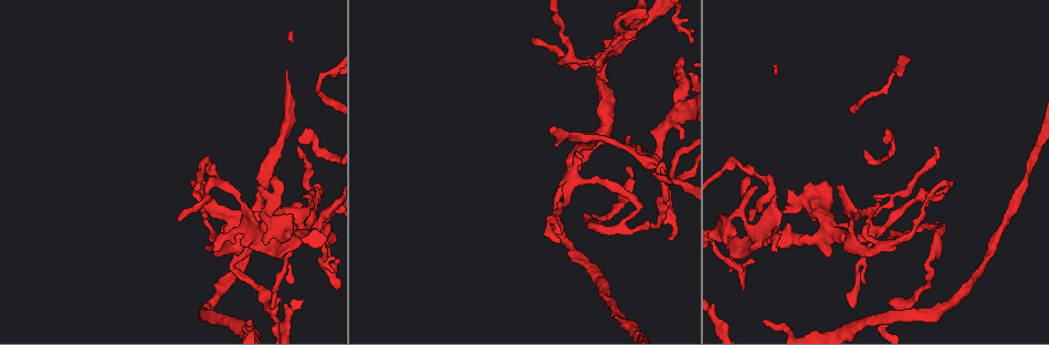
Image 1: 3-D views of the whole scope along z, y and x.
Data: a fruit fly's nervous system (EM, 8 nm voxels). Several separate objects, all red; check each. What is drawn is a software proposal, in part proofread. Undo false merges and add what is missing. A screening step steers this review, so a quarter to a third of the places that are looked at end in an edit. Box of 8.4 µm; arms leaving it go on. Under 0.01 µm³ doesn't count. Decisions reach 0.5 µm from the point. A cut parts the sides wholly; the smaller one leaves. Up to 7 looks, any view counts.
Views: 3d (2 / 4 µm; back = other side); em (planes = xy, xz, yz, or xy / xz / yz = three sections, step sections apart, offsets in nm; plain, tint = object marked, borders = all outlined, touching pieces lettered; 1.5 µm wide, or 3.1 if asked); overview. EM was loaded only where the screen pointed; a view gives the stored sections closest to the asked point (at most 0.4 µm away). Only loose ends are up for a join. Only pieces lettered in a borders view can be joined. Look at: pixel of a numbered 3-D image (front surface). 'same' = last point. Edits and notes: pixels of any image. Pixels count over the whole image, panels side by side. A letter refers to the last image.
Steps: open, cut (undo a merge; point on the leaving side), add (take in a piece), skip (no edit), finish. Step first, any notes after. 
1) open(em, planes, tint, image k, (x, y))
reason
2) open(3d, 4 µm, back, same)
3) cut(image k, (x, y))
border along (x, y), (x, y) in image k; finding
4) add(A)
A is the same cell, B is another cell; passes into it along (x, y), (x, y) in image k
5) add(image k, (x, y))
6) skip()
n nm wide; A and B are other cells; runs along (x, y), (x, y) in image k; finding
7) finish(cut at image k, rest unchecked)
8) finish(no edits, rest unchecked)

open(3d, 4 µm, back, image 1, (278, 325))
abrupt turn

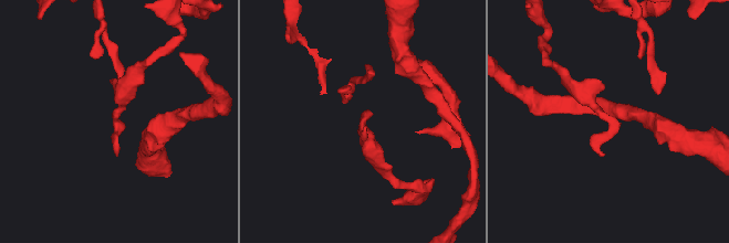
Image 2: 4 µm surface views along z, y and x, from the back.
open(em, planes, plain, image 2, (116, 121))
need the tissue

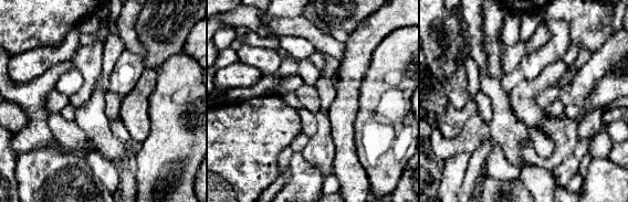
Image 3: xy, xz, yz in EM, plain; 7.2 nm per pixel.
open(em, planes, borders, same)
what lies round it

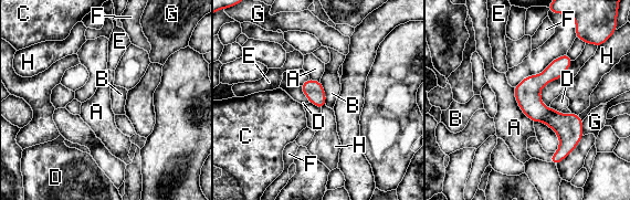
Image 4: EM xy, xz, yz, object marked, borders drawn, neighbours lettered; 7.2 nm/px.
skip()
A touches over 300 nm; A, B, C, D, E, F, G and H are other cells; border along (300, 86), (310, 102) in image 4; continuous, no second neuron

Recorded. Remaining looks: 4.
open(3d, 4 µm, image 1, (250, 320))
branch stops here

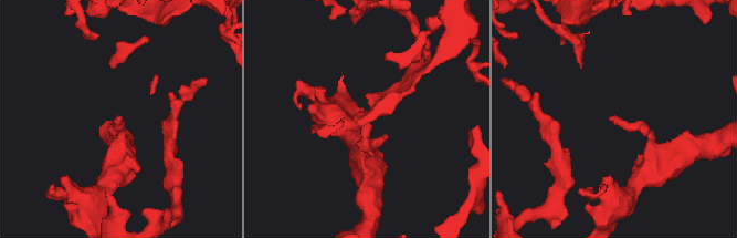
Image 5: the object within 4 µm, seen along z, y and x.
open(em, xz, step 8, tint, image 5, (611, 120))
now the EM

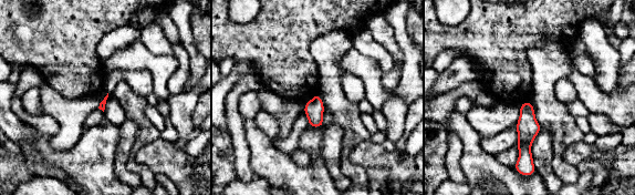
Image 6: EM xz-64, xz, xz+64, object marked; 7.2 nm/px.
open(em, yz, step 4, borders, same)
another direction

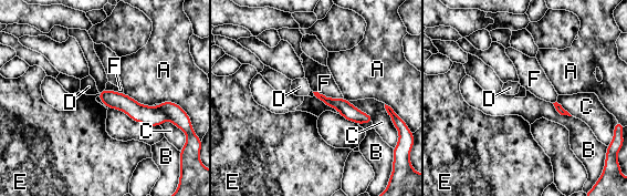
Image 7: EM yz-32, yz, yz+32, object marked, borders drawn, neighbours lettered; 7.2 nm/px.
skip()
C touches over 240 nm; A, B, C, D, E and F are other cells; border along (314, 94), (340, 113) in image 7; none of them fits

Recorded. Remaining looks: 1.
finish(no edits, rest unchecked)

